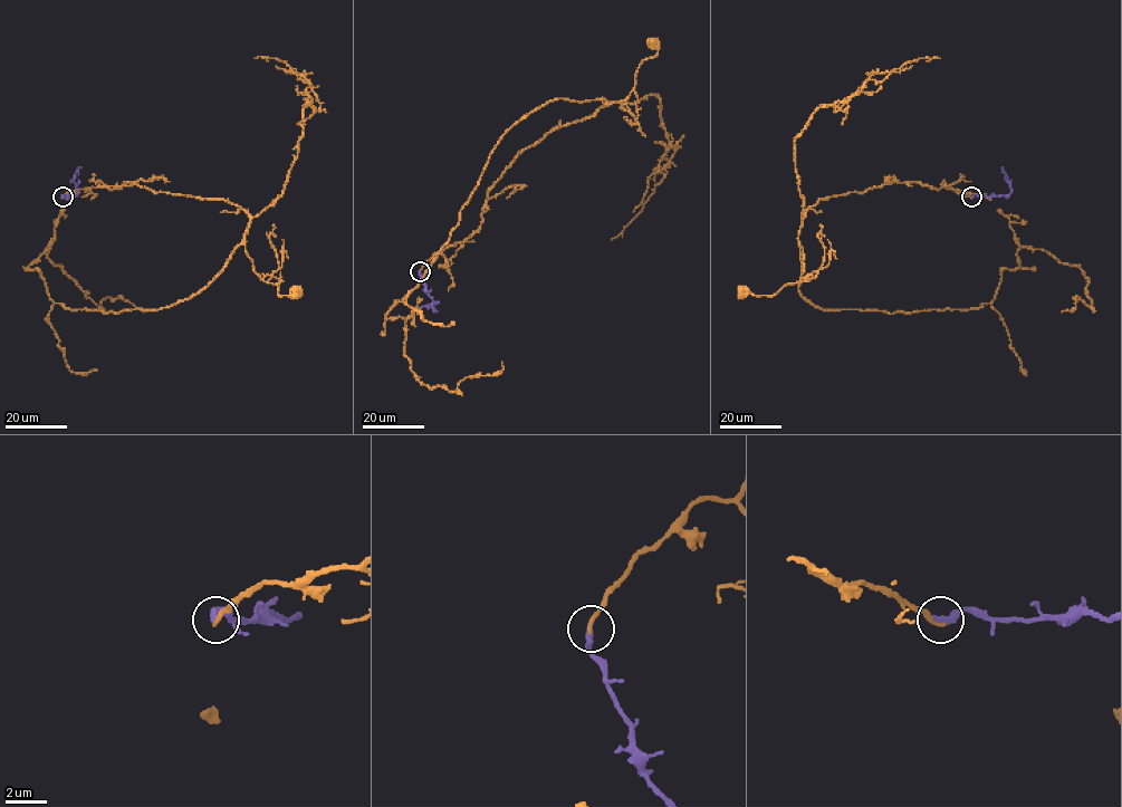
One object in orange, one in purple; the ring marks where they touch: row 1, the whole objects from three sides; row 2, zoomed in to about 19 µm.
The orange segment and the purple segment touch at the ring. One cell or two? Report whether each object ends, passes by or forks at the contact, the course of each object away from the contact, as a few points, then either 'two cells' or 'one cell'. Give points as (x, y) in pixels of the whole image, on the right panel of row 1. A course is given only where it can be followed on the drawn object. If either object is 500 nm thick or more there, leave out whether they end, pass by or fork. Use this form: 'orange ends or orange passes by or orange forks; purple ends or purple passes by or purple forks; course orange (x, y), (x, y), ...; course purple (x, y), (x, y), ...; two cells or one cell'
orange ends; purple ends; course orange (971, 197), (949, 188), (890, 181), (821, 199), (807, 210), (799, 230), (799, 281), (770, 296), (742, 291); course purple (971, 197), (1006, 197), (1012, 190), (1004, 174); one cell

